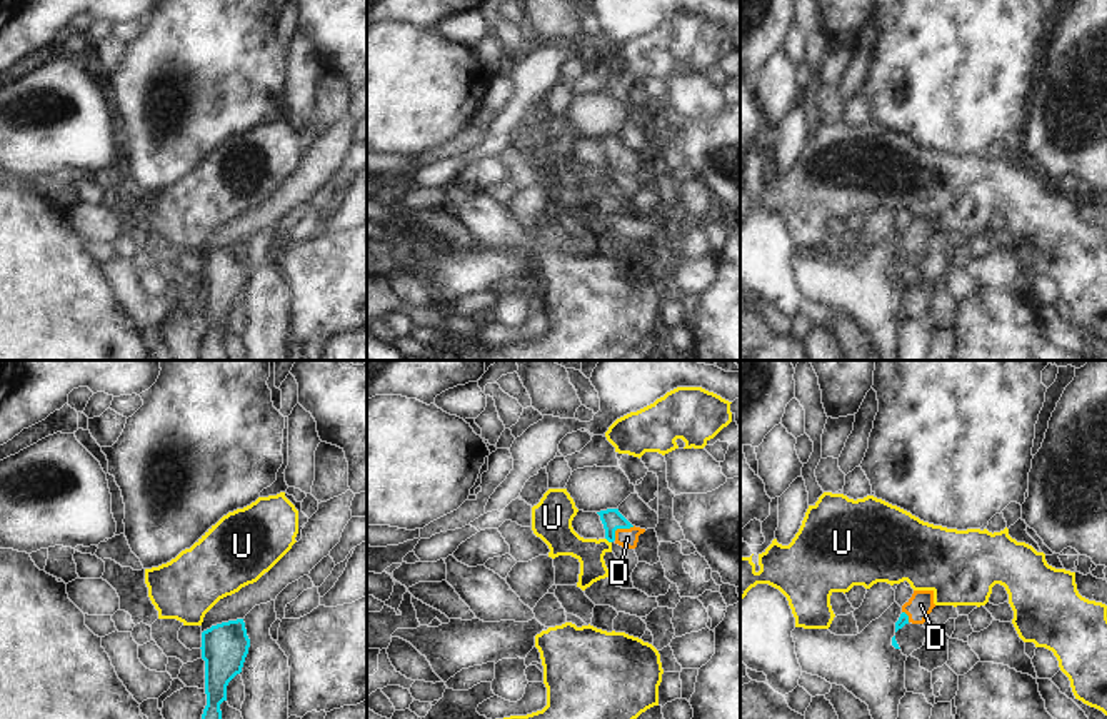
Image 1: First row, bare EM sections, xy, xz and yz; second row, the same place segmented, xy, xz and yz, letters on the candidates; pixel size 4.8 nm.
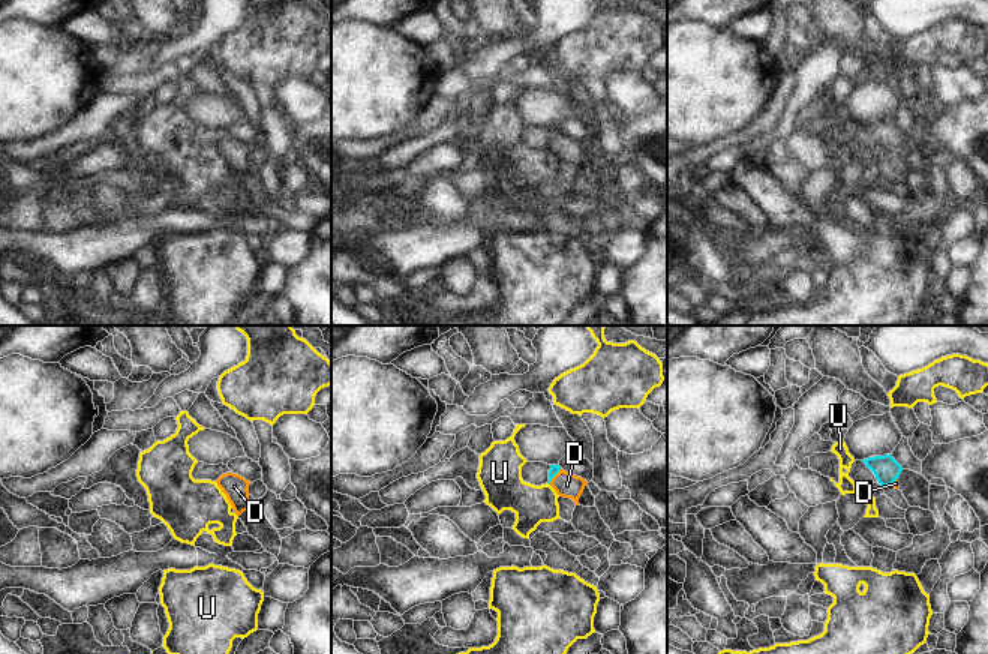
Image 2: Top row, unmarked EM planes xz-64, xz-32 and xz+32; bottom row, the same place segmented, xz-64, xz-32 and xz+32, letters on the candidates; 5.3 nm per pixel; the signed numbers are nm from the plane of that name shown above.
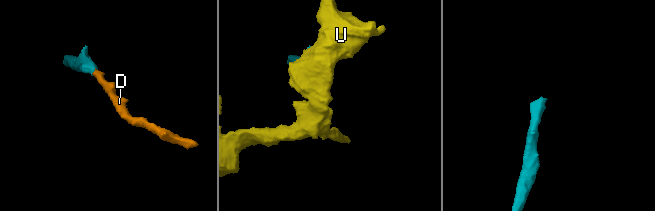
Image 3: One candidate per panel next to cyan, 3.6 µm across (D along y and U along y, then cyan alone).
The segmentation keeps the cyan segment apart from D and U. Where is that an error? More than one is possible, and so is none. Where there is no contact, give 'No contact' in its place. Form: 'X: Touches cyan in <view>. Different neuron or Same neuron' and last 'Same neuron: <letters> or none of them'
D: Touches cyan in xz. Same neuron
U: Touches cyan in xz. Different neuron
Same neuron: D

